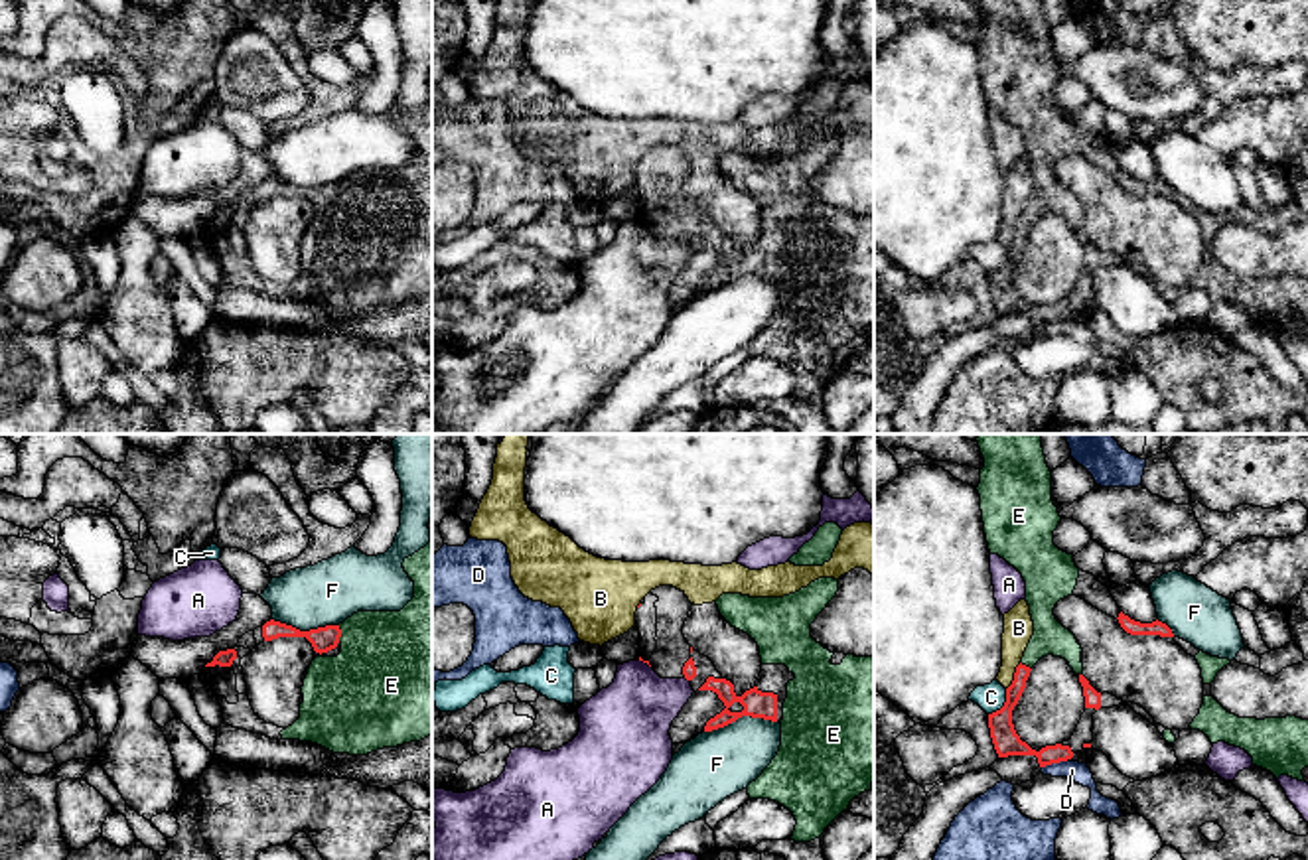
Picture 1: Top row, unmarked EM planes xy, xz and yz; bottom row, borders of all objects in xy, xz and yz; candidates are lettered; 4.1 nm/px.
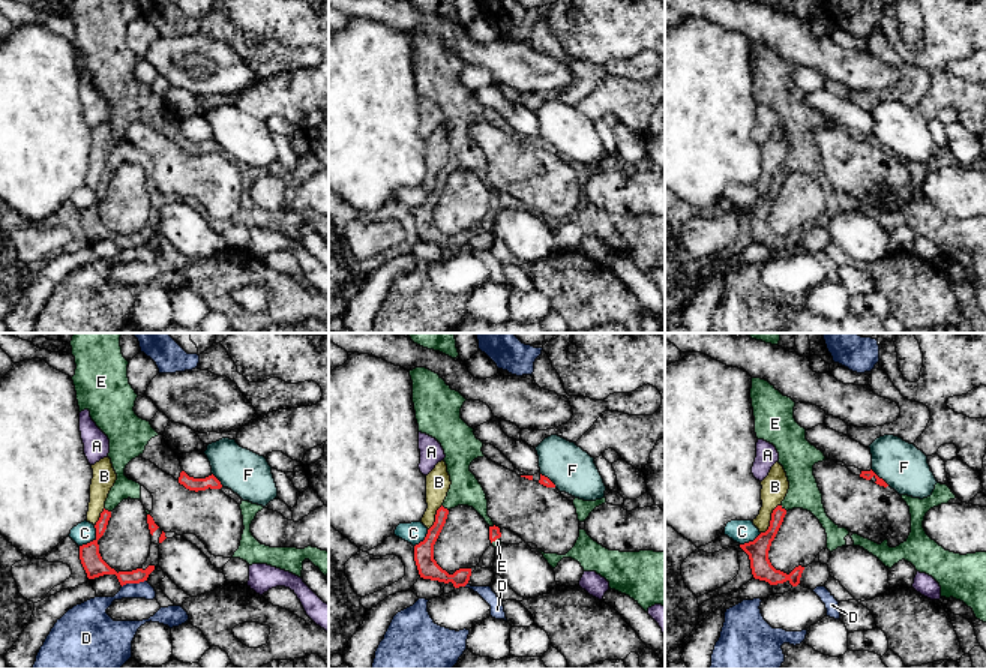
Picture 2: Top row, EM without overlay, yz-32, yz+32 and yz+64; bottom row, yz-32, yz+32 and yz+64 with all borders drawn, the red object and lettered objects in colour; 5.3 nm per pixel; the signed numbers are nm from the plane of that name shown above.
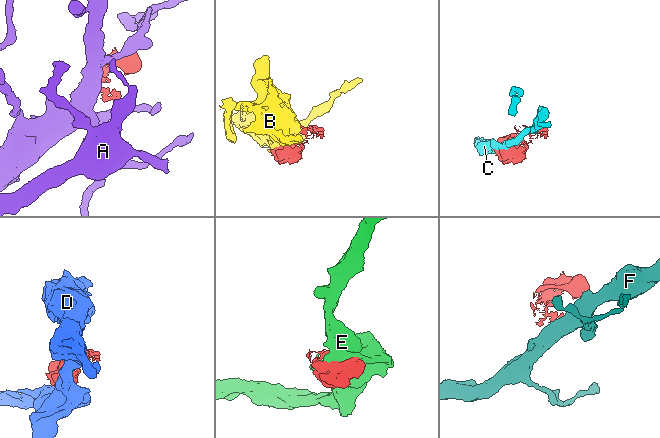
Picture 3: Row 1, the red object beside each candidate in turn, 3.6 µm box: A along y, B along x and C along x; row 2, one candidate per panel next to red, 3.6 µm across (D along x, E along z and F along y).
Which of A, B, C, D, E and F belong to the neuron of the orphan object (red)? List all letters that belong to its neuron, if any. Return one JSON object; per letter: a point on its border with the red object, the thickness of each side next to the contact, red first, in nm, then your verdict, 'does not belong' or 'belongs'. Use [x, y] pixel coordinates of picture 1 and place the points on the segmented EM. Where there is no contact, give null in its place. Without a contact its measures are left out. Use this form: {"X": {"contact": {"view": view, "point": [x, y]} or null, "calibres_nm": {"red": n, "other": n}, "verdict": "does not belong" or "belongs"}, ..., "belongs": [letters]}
{"A": {"contact": {"view": "xz", "point": [644, 661]}, "calibres_nm": {"red": 20, "other": 320}, "verdict": "does not belong"}, "B": {"contact": {"view": "yz", "point": [1015, 677]}, "calibres_nm": {"red": 100, "other": 130}, "verdict": "does not belong"}, "C": {"contact": {"view": "yz", "point": [1005, 705]}, "calibres_nm": {"red": 110, "other": 110}, "verdict": "does not belong"}, "D": {"contact": {"view": "yz", "point": [1054, 762]}, "calibres_nm": {"red": 110, "other": 80}, "verdict": "does not belong"}, "E": {"contact": {"view": "xy", "point": [340, 634]}, "calibres_nm": {"red": 100, "other": 440}, "verdict": "belongs"}, "F": {"contact": {"view": "xz", "point": [740, 716]}, "calibres_nm": {"red": 110, "other": 280}, "verdict": "does not belong"}, "belongs": ["E"]}

